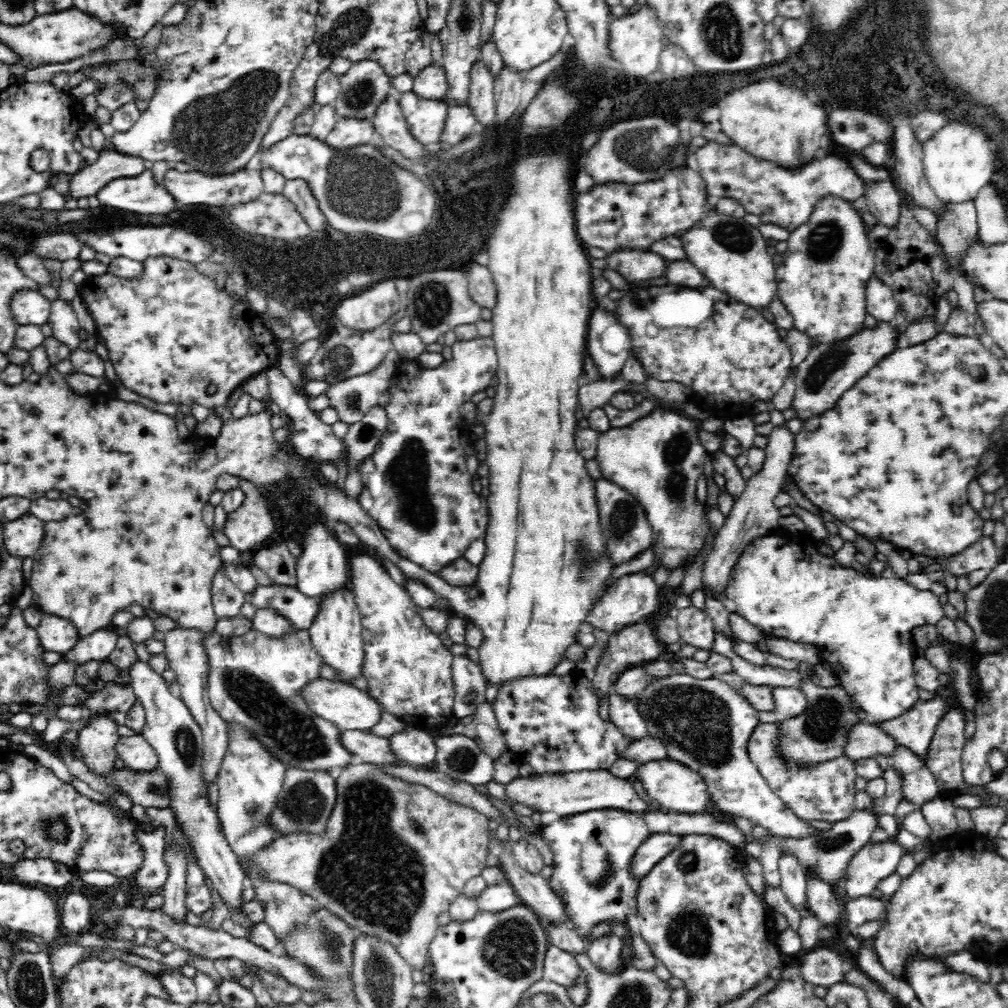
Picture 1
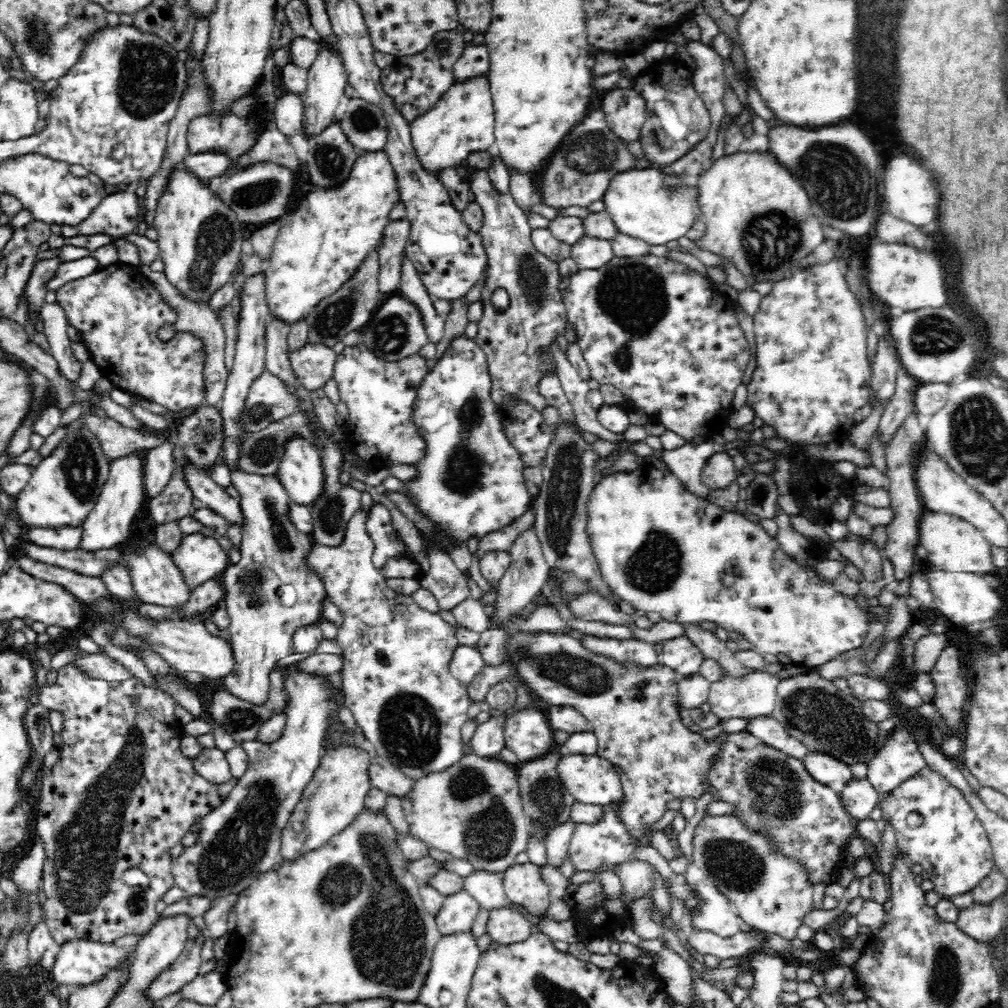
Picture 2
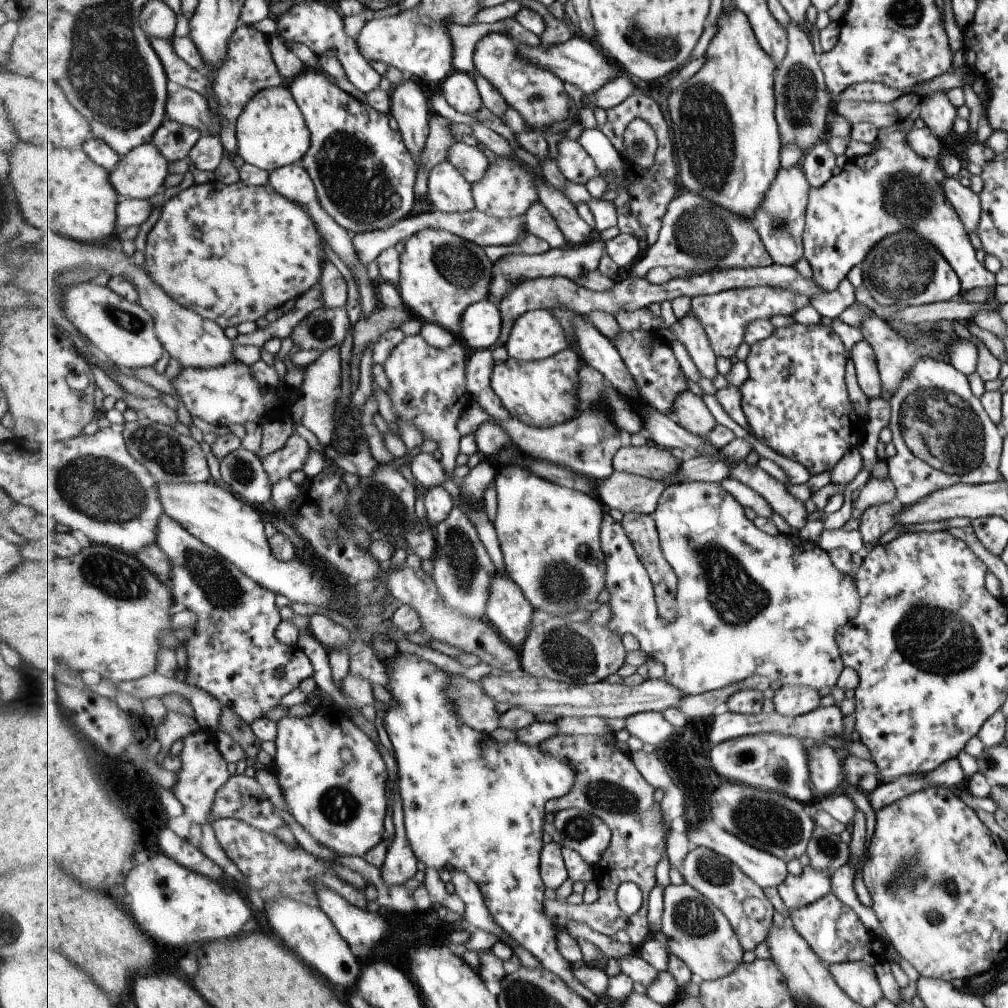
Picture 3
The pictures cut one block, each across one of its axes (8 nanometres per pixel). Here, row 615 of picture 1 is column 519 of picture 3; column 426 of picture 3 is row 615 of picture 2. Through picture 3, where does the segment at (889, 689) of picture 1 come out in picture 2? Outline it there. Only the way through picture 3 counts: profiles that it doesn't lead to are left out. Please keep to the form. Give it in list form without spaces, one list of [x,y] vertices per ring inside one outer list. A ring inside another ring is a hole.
[[[644,462],[633,471],[614,472],[604,475],[604,478],[595,484],[591,492],[586,511],[586,530],[594,559],[600,568],[600,573],[610,591],[620,599],[632,606],[635,611],[656,612],[663,620],[686,625],[713,622],[726,631],[740,634],[742,639],[748,640],[752,648],[761,655],[774,654],[778,660],[786,665],[801,666],[805,668],[818,668],[826,662],[836,658],[844,652],[850,652],[862,646],[869,632],[870,618],[862,608],[856,605],[853,598],[844,596],[832,588],[832,584],[825,582],[816,571],[801,566],[800,561],[790,558],[780,547],[777,539],[770,536],[766,528],[756,523],[736,510],[727,511],[720,506],[710,504],[706,499],[690,494],[680,484],[675,474],[664,471],[654,465]]]

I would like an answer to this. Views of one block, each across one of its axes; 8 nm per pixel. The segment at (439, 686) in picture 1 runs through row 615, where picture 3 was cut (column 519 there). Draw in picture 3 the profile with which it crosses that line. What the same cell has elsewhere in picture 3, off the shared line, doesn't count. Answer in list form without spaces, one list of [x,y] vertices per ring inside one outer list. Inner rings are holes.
[[[570,347],[545,360],[523,362],[507,358],[493,369],[492,387],[513,418],[537,428],[551,428],[571,422],[580,414],[579,372],[584,361],[578,349]]]

